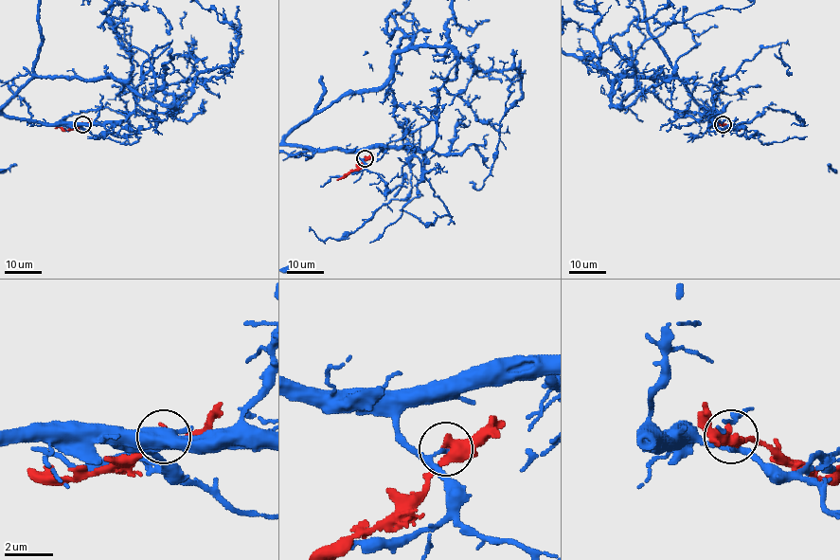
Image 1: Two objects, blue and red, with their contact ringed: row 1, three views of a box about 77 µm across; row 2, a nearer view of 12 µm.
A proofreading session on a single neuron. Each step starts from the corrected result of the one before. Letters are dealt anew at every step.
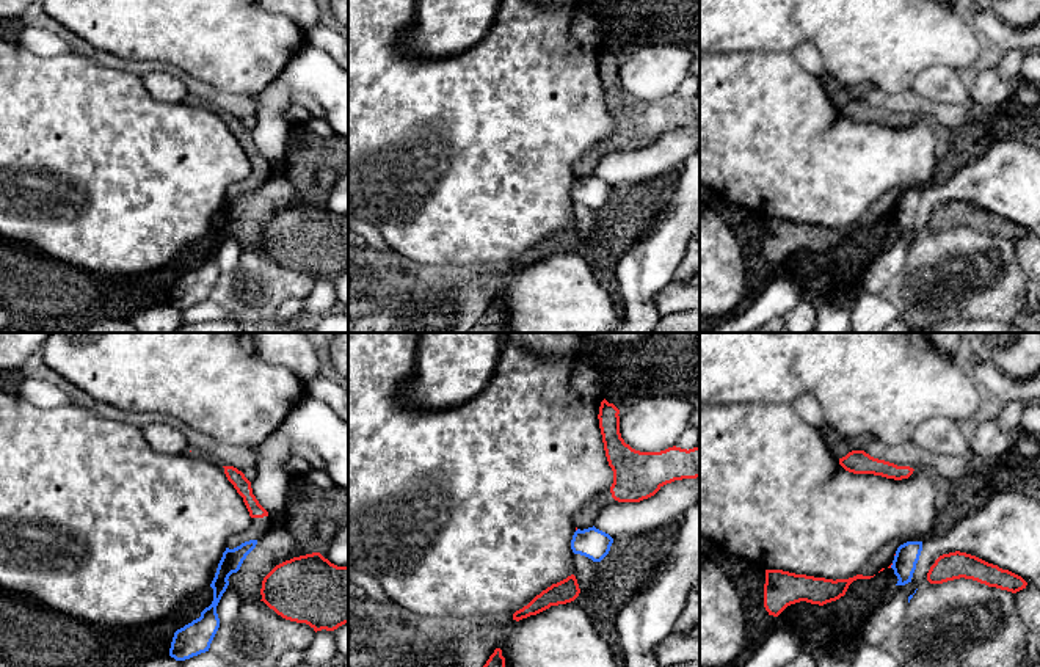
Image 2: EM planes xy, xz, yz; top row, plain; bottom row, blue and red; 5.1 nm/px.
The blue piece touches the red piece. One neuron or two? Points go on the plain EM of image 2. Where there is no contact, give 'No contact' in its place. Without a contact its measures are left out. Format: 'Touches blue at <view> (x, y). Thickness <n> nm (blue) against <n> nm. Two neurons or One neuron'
Touches blue at yz (891, 214). Thickness 120 nm (blue) against 20 nm. Two neurons

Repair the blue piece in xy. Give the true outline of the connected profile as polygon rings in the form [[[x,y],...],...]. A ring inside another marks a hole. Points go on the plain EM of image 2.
[[[249,188],[240,195],[223,201],[215,226],[210,232],[213,250],[201,261],[201,265],[174,281],[169,304],[176,309],[185,309],[209,300],[210,292],[220,276],[216,254],[229,234],[229,224],[237,221],[246,204],[256,196],[257,188]]]

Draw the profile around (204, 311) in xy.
[[[212,300],[201,301],[182,311],[182,325],[229,319],[232,319],[231,311]]]

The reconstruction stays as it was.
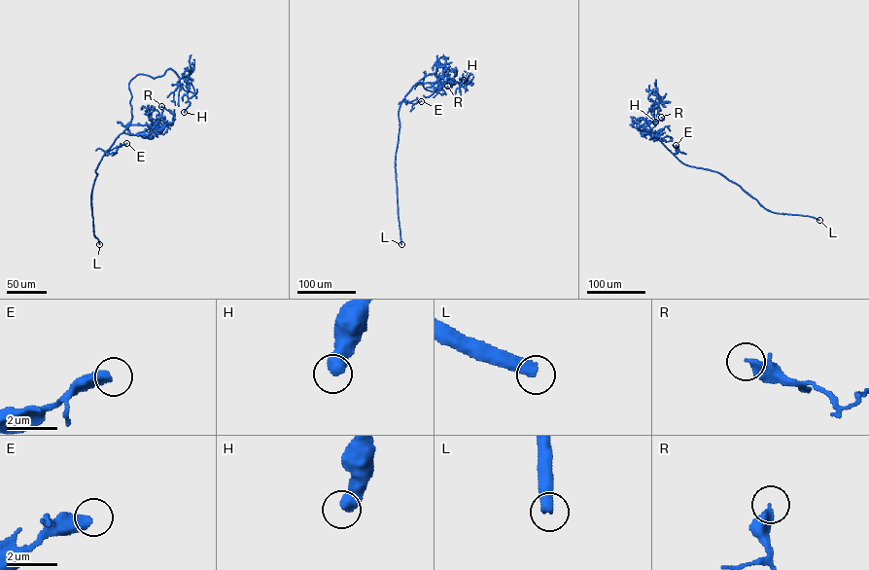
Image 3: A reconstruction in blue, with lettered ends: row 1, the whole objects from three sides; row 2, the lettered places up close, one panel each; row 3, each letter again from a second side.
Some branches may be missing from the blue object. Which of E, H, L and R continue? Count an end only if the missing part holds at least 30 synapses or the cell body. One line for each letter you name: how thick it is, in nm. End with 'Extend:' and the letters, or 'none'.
L: 460 nm
Extend: L

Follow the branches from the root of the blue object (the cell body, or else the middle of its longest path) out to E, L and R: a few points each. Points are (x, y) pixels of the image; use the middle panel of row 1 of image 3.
E: (403, 99), (413, 104), (421, 101)
L: (403, 99), (399, 111), (395, 166), (401, 244)
R: (403, 99), (416, 83), (439, 67), (456, 70), (452, 87), (449, 89), (447, 86)

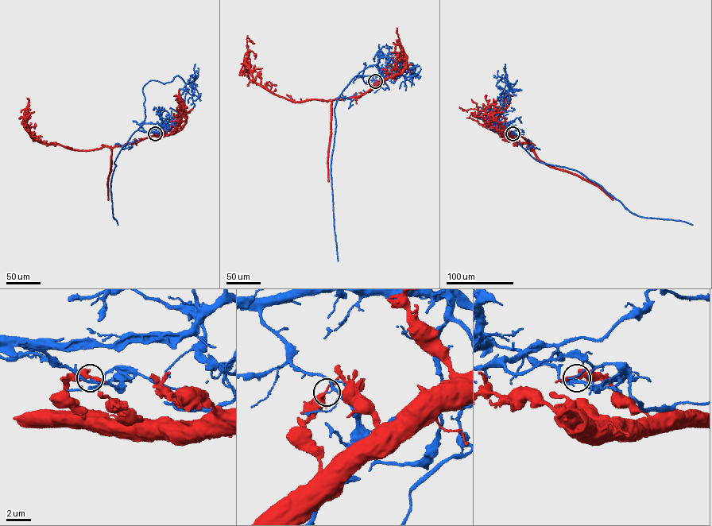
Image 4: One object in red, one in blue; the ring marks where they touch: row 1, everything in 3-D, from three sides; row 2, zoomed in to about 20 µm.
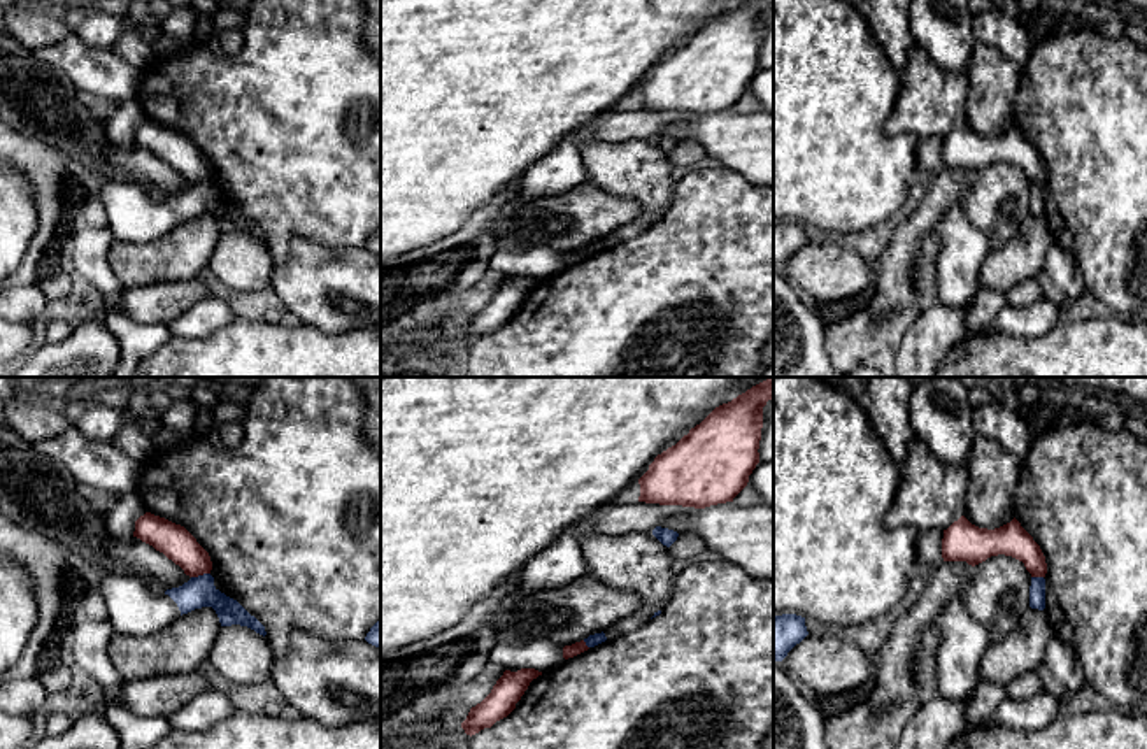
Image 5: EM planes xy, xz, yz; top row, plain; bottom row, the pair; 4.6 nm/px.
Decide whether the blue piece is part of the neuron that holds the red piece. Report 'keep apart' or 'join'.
keep apart

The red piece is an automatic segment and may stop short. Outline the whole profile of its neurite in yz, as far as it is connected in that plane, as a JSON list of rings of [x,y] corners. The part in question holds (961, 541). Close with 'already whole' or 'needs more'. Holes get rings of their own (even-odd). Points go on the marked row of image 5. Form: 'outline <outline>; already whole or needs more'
outline [[[961,516],[944,530],[944,561],[966,561],[975,567],[998,554],[1022,561],[1031,577],[1045,577],[1047,574],[1047,563],[1040,546],[1015,517],[1000,528],[987,530],[972,524]]]; already whole

